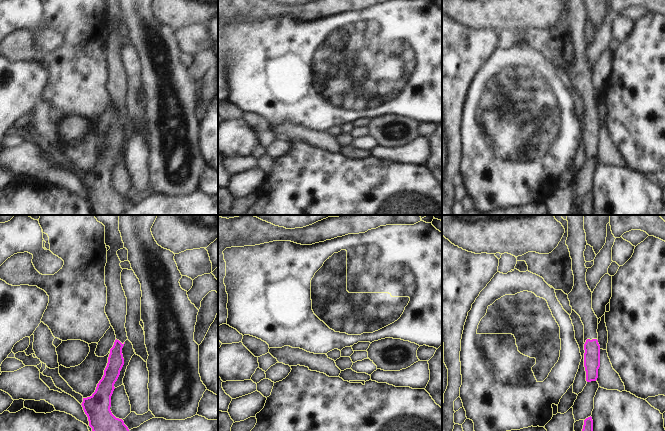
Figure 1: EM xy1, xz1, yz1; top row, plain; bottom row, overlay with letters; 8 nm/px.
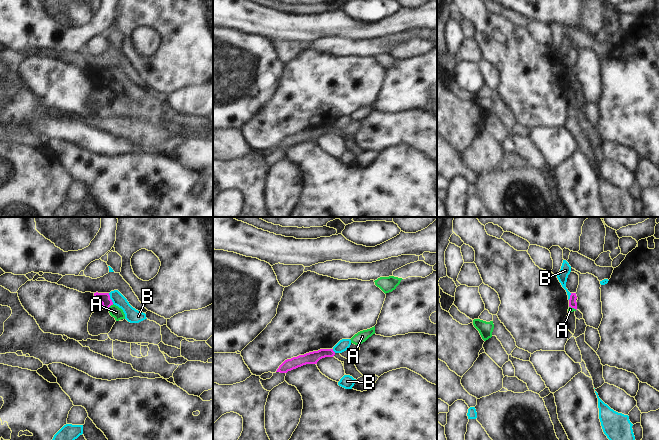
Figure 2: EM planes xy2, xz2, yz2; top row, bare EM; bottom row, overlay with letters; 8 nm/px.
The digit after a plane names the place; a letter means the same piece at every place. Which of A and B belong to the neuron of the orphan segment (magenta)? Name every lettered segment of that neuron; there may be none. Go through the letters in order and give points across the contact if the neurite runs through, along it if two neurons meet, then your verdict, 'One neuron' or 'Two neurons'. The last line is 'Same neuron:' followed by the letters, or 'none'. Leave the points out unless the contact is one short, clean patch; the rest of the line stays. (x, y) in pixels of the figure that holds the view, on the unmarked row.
A: Boundary: xy2 (113, 80), (108, 85). Two neurons
B: Boundary: xy2 (108, 69), (113, 79). Two neurons
Same neuron: none

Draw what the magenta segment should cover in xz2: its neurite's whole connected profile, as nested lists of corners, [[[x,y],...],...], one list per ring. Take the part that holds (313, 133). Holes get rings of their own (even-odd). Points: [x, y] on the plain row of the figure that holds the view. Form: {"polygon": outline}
{"polygon": [[[320,125],[318,127],[309,128],[304,131],[299,131],[297,133],[285,136],[276,148],[287,149],[288,147],[306,140],[317,140],[320,135],[325,133],[333,133],[334,131],[335,128],[333,125]]]}

